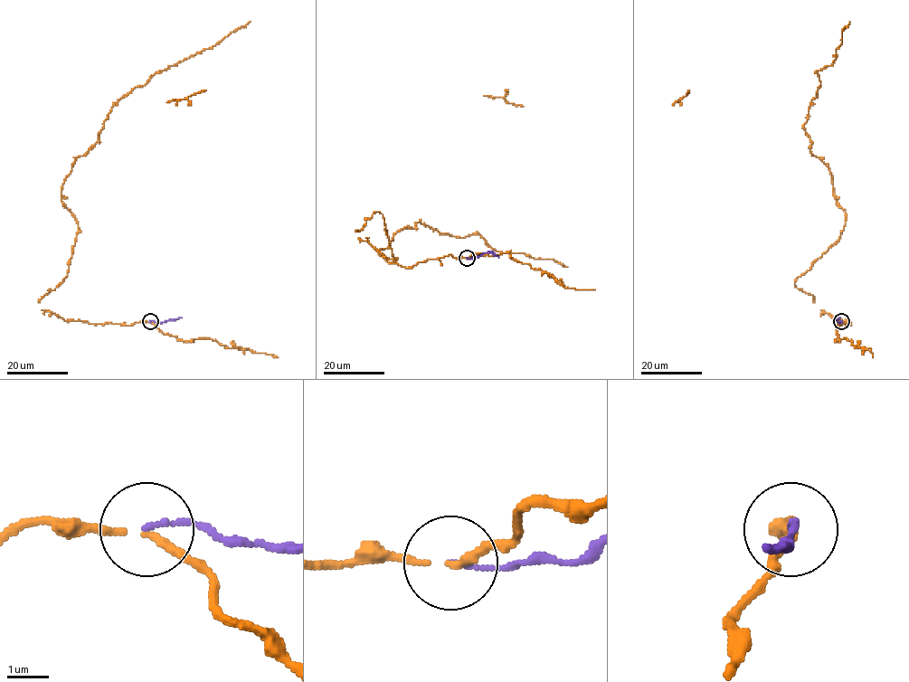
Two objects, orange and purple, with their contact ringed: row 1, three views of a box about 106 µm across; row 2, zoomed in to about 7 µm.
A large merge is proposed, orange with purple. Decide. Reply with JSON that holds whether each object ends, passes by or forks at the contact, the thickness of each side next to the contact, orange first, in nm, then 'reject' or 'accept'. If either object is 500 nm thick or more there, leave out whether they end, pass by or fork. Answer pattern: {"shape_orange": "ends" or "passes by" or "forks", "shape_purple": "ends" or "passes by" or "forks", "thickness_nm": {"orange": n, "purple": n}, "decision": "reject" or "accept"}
{"shape_orange": "passes by", "shape_purple": "ends", "thickness_nm": {"orange": 150, "purple": 110}, "decision": "reject"}

